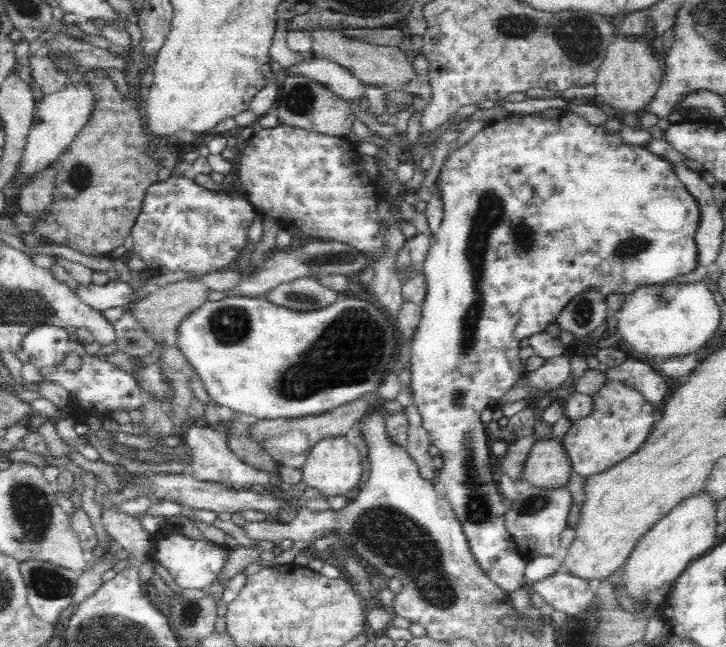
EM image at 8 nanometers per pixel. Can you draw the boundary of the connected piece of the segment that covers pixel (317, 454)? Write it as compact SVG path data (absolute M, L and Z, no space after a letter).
M345 436L318 441L300 470L301 482L319 491L326 500L335 496L346 497L355 488L362 486L360 479L363 468L359 450L353 445L350 438Z

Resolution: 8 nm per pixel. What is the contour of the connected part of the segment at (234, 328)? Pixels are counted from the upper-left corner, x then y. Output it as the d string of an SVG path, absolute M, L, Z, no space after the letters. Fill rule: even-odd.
M346 296L336 300L334 304L328 304L328 306L320 308L320 310L312 310L310 312L300 312L284 308L283 306L276 306L268 302L264 297L225 297L216 302L207 300L200 308L191 312L180 323L175 344L184 353L184 357L186 357L191 368L195 370L197 376L202 379L213 402L220 406L228 406L238 416L247 414L248 416L256 416L260 420L274 420L277 418L295 419L304 418L305 416L323 415L325 412L359 399L360 396L376 392L383 378L390 372L392 365L396 361L399 341L396 320L384 309L374 305L374 303L355 296Z

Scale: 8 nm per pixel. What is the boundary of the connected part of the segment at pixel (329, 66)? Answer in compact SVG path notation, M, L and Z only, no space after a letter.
M312 57L298 66L287 68L290 75L301 74L321 82L348 104L359 104L367 95L368 85L348 72L343 66L324 57Z

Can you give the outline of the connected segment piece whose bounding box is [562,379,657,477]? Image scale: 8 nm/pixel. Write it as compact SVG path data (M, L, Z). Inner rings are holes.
M607 379L605 385L593 396L594 410L586 418L575 420L570 425L569 431L563 436L562 441L568 458L571 460L571 470L580 476L591 477L618 464L628 458L640 444L648 438L657 415L654 407L648 403L638 391L620 383Z

